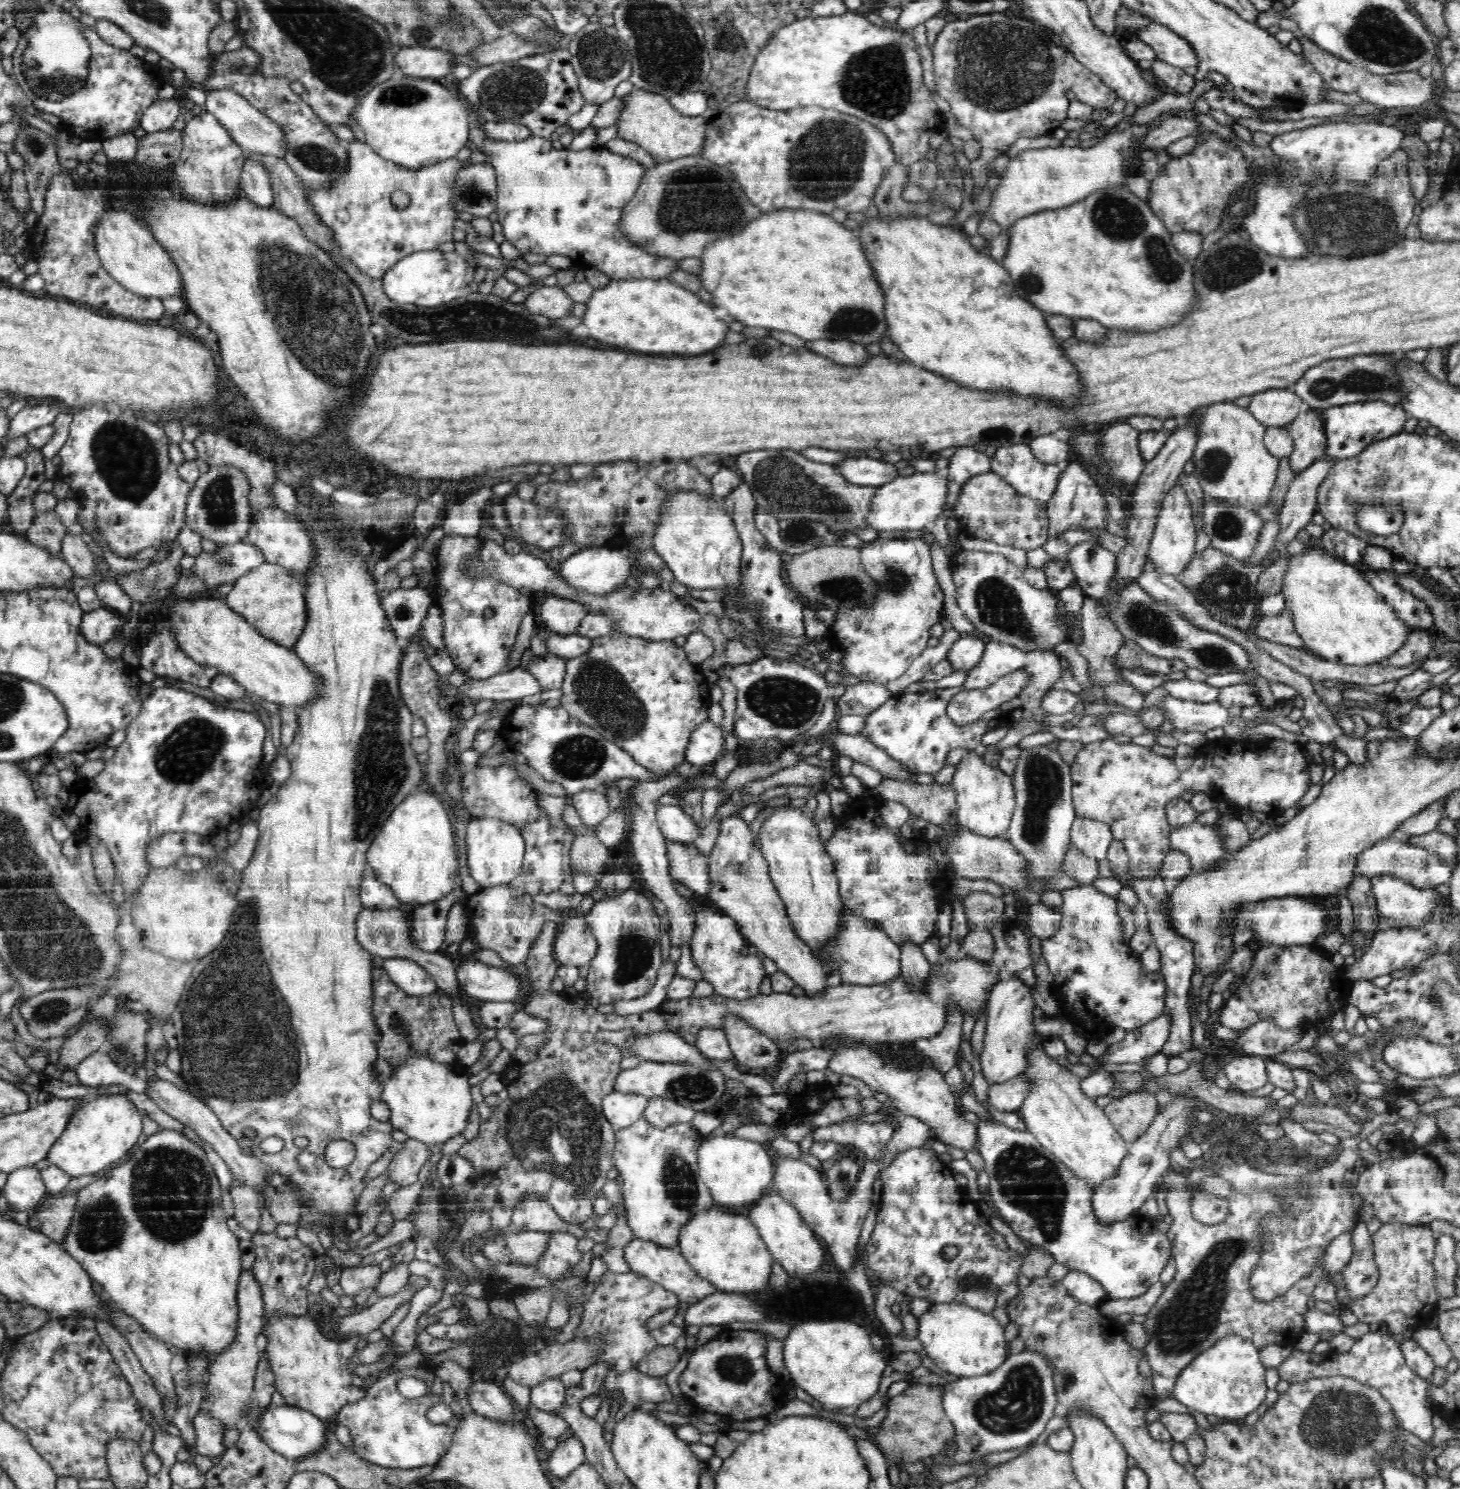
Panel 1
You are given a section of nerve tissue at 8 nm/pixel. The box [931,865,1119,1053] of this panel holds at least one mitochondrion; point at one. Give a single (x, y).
(1082, 950)

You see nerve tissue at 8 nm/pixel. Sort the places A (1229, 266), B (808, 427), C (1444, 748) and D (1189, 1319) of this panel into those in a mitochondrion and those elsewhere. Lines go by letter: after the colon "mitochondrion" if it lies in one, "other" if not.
A: mitochondrion
B: other
C: mitochondrion
D: mitochondrion

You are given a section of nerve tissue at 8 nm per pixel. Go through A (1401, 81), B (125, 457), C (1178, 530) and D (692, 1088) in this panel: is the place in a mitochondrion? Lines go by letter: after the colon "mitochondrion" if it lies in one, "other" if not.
A: mitochondrion
B: mitochondrion
C: other
D: mitochondrion

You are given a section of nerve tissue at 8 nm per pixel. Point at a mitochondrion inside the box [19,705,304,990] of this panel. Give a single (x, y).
(191, 748)

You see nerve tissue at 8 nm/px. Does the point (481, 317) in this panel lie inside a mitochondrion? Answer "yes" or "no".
yes

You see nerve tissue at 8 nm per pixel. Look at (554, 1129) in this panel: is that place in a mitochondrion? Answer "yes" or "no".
yes

